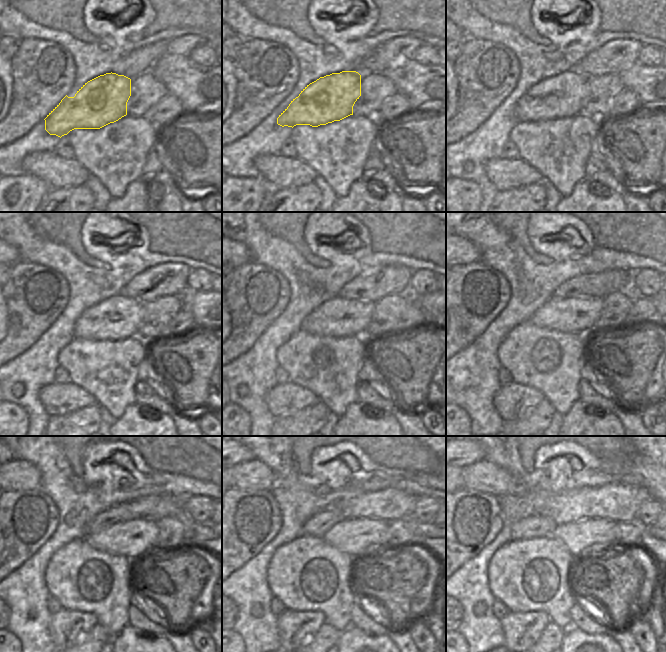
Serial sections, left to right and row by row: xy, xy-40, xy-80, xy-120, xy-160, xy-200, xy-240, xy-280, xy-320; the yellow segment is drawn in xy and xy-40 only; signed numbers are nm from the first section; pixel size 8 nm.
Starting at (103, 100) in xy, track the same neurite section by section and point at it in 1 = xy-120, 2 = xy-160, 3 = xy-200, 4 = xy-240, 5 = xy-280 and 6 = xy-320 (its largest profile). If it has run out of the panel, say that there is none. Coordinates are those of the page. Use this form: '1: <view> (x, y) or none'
1: xy-120 (118, 317)
2: xy-160 (338, 317)
3: xy-200 (576, 314)
4: xy-240 (132, 539)
5: xy-280 (359, 538)
6: xy-320 (582, 538)

